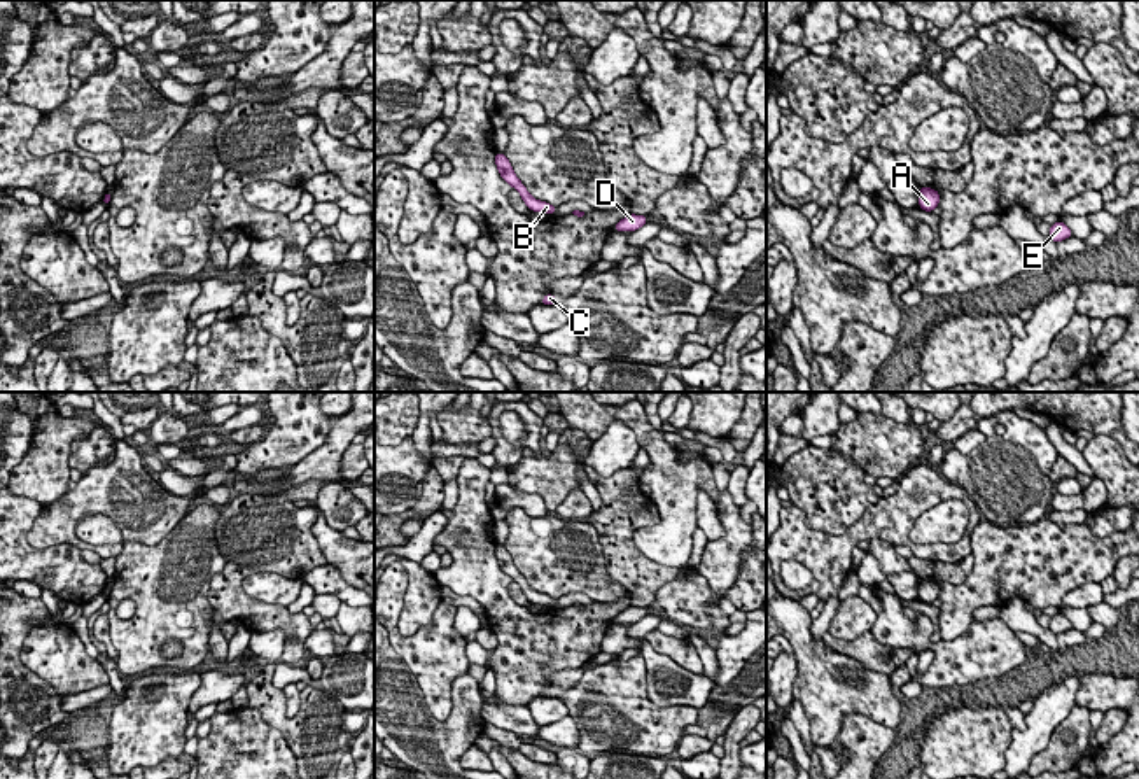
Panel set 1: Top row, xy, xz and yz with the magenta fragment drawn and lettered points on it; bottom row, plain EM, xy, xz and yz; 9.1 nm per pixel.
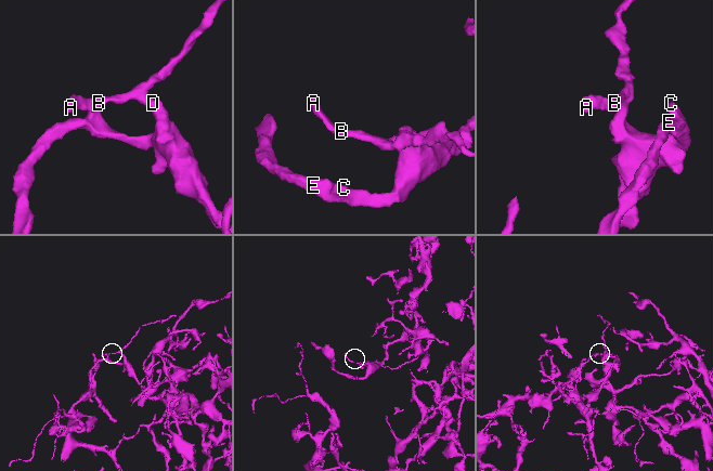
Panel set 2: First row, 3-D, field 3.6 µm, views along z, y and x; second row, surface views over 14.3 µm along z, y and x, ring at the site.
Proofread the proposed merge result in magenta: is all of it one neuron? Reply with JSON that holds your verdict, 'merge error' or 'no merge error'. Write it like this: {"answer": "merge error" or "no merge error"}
{"answer": "no merge error"}

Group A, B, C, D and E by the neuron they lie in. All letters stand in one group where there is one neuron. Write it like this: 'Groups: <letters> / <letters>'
Groups: A B C D E

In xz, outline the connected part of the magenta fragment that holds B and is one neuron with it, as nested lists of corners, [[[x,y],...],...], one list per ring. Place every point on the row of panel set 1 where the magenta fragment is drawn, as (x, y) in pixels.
[[[497,152],[495,154],[495,165],[497,170],[500,173],[500,177],[521,194],[521,200],[525,201],[525,205],[528,207],[528,210],[532,212],[541,212],[541,214],[548,214],[553,215],[556,212],[558,207],[553,207],[546,201],[539,201],[535,200],[527,187],[521,184],[521,180],[516,177],[516,173],[513,172],[513,165],[509,163],[509,159],[504,156],[504,152]]]

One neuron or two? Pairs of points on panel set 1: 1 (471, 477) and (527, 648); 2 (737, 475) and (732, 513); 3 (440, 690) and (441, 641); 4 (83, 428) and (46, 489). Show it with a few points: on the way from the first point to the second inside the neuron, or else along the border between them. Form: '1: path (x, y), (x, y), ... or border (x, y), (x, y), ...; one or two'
1: path (471, 519), (475, 571), (489, 585), (499, 606); one
2: border (726, 489), (739, 506); two
3: path (440, 678), (441, 653); one
4: path (65, 438), (48, 456), (46, 471); one

